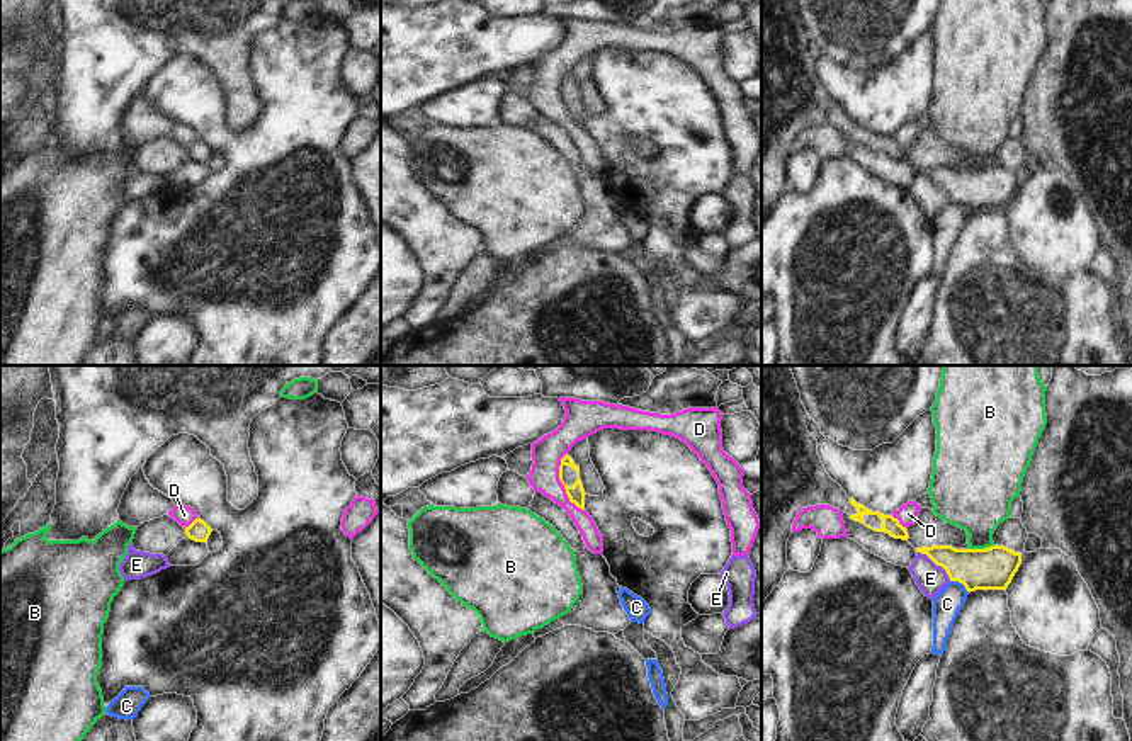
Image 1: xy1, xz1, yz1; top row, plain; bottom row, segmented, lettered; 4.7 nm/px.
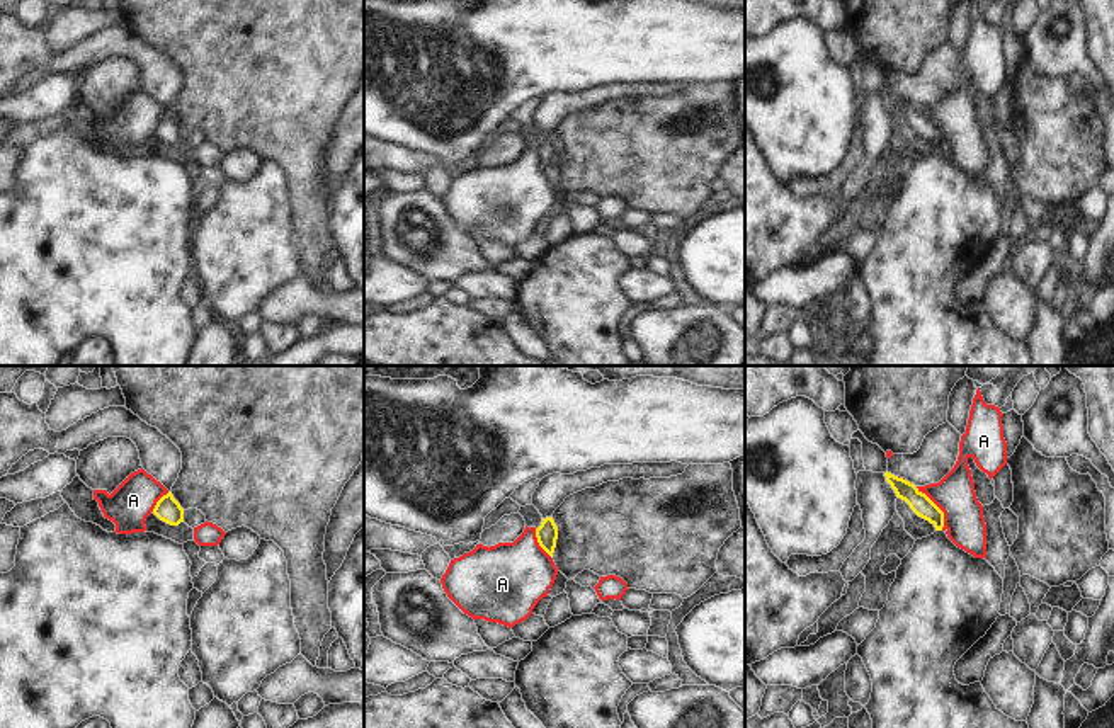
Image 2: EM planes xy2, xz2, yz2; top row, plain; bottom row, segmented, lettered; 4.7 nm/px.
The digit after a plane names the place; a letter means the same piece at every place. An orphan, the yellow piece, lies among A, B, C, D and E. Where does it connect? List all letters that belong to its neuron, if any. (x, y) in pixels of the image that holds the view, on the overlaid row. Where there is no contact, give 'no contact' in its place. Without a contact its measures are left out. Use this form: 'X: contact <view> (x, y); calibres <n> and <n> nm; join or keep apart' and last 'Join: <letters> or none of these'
A: contact yz2 (937, 507); calibres 100 and 190 nm; keep apart
B: contact yz1 (981, 549); calibres 200 and 340 nm; keep apart
C: contact yz1 (961, 582); calibres 200 and 140 nm; keep apart
D: contact xz1 (561, 481); calibres 80 and 140 nm; keep apart
E: contact yz1 (935, 563); calibres 190 and 140 nm; keep apart
Join: none of these

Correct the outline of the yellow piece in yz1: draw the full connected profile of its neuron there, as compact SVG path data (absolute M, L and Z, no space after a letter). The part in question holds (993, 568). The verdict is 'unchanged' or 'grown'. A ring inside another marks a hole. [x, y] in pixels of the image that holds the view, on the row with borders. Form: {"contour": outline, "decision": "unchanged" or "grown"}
{"contour": "M952 546L918 547L937 566L942 566L950 581L959 581L965 590L1006 590L1022 564L1022 554L1005 546L986 549L955 549Z", "decision": "unchanged"}

